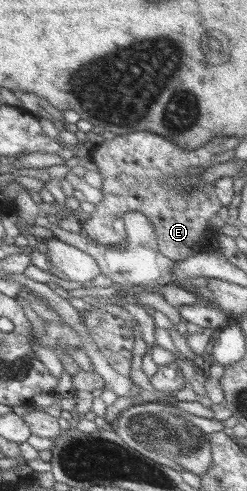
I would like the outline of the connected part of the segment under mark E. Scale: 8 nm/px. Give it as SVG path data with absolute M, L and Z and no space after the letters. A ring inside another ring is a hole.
M132 132L131 134L117 135L111 140L104 139L94 146L89 154L91 160L99 167L102 176L102 185L99 189L102 191L104 199L95 204L95 210L91 213L91 217L83 222L83 231L81 232L91 241L112 247L125 240L124 215L129 212L140 212L152 222L156 243L163 256L172 261L181 261L189 258L192 254L204 252L204 244L206 243L204 240L214 236L209 221L217 216L222 204L215 194L213 186L199 182L199 177L203 173L189 177L189 175L185 175L185 170L192 166L203 166L206 169L212 167L211 160L221 153L220 145L225 140L227 140L227 136L216 136L197 150L183 150L165 137L152 132ZM121 174L128 174L136 178L137 187L129 188L121 185L118 180ZM185 186L192 186L194 190L190 194L186 194L183 191Z

